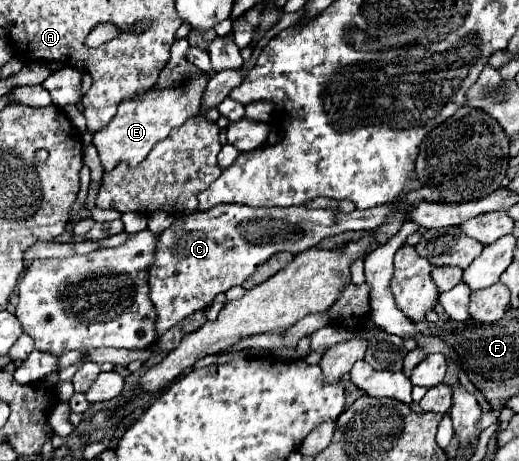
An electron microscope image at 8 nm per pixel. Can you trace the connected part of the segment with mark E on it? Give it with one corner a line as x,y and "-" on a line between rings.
197,78
197,82
189,82
185,90
147,90
145,96
121,102
113,120
99,132
93,134
93,144
99,152
101,164
105,172
111,172
117,164
127,164
129,168
139,166
153,150
153,146
165,140
171,128
181,126
187,118
197,114
197,106
201,104
201,90
205,90
205,78

